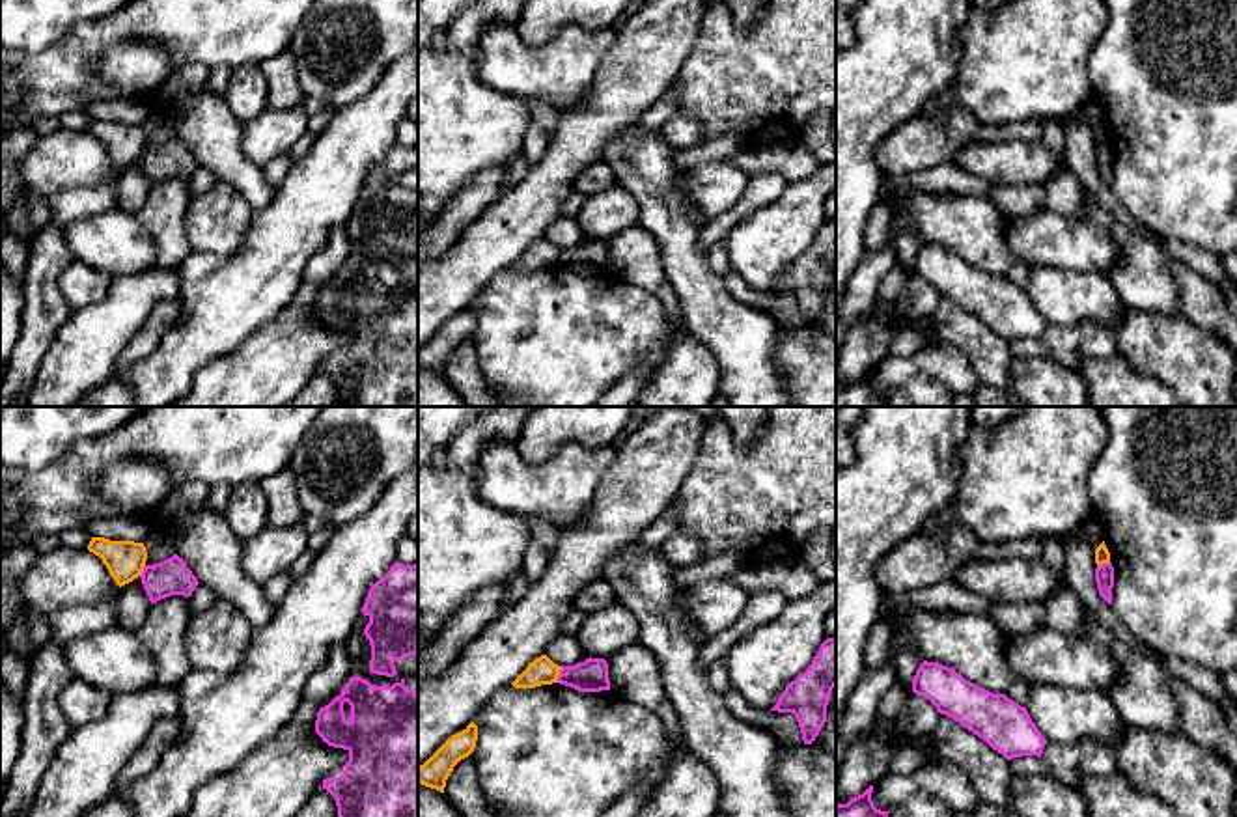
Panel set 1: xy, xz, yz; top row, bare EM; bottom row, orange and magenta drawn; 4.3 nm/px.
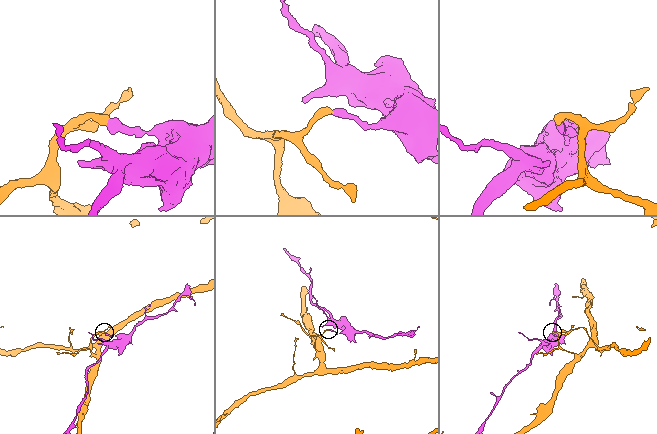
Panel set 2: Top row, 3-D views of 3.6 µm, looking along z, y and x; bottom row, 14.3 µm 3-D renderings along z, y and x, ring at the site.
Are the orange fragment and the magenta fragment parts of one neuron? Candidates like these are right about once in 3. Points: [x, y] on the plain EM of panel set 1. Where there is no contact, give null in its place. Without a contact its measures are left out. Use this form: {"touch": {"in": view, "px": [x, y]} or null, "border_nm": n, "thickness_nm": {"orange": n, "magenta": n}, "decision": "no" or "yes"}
{"touch": {"in": "xz", "px": [558, 256]}, "border_nm": 80, "thickness_nm": {"orange": 110, "magenta": 140}, "decision": "no"}

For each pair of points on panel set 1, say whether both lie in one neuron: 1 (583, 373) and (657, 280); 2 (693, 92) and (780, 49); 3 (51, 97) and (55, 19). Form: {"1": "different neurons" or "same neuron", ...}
{"1": "different neurons", "2": "same neuron", "3": "different neurons"}

